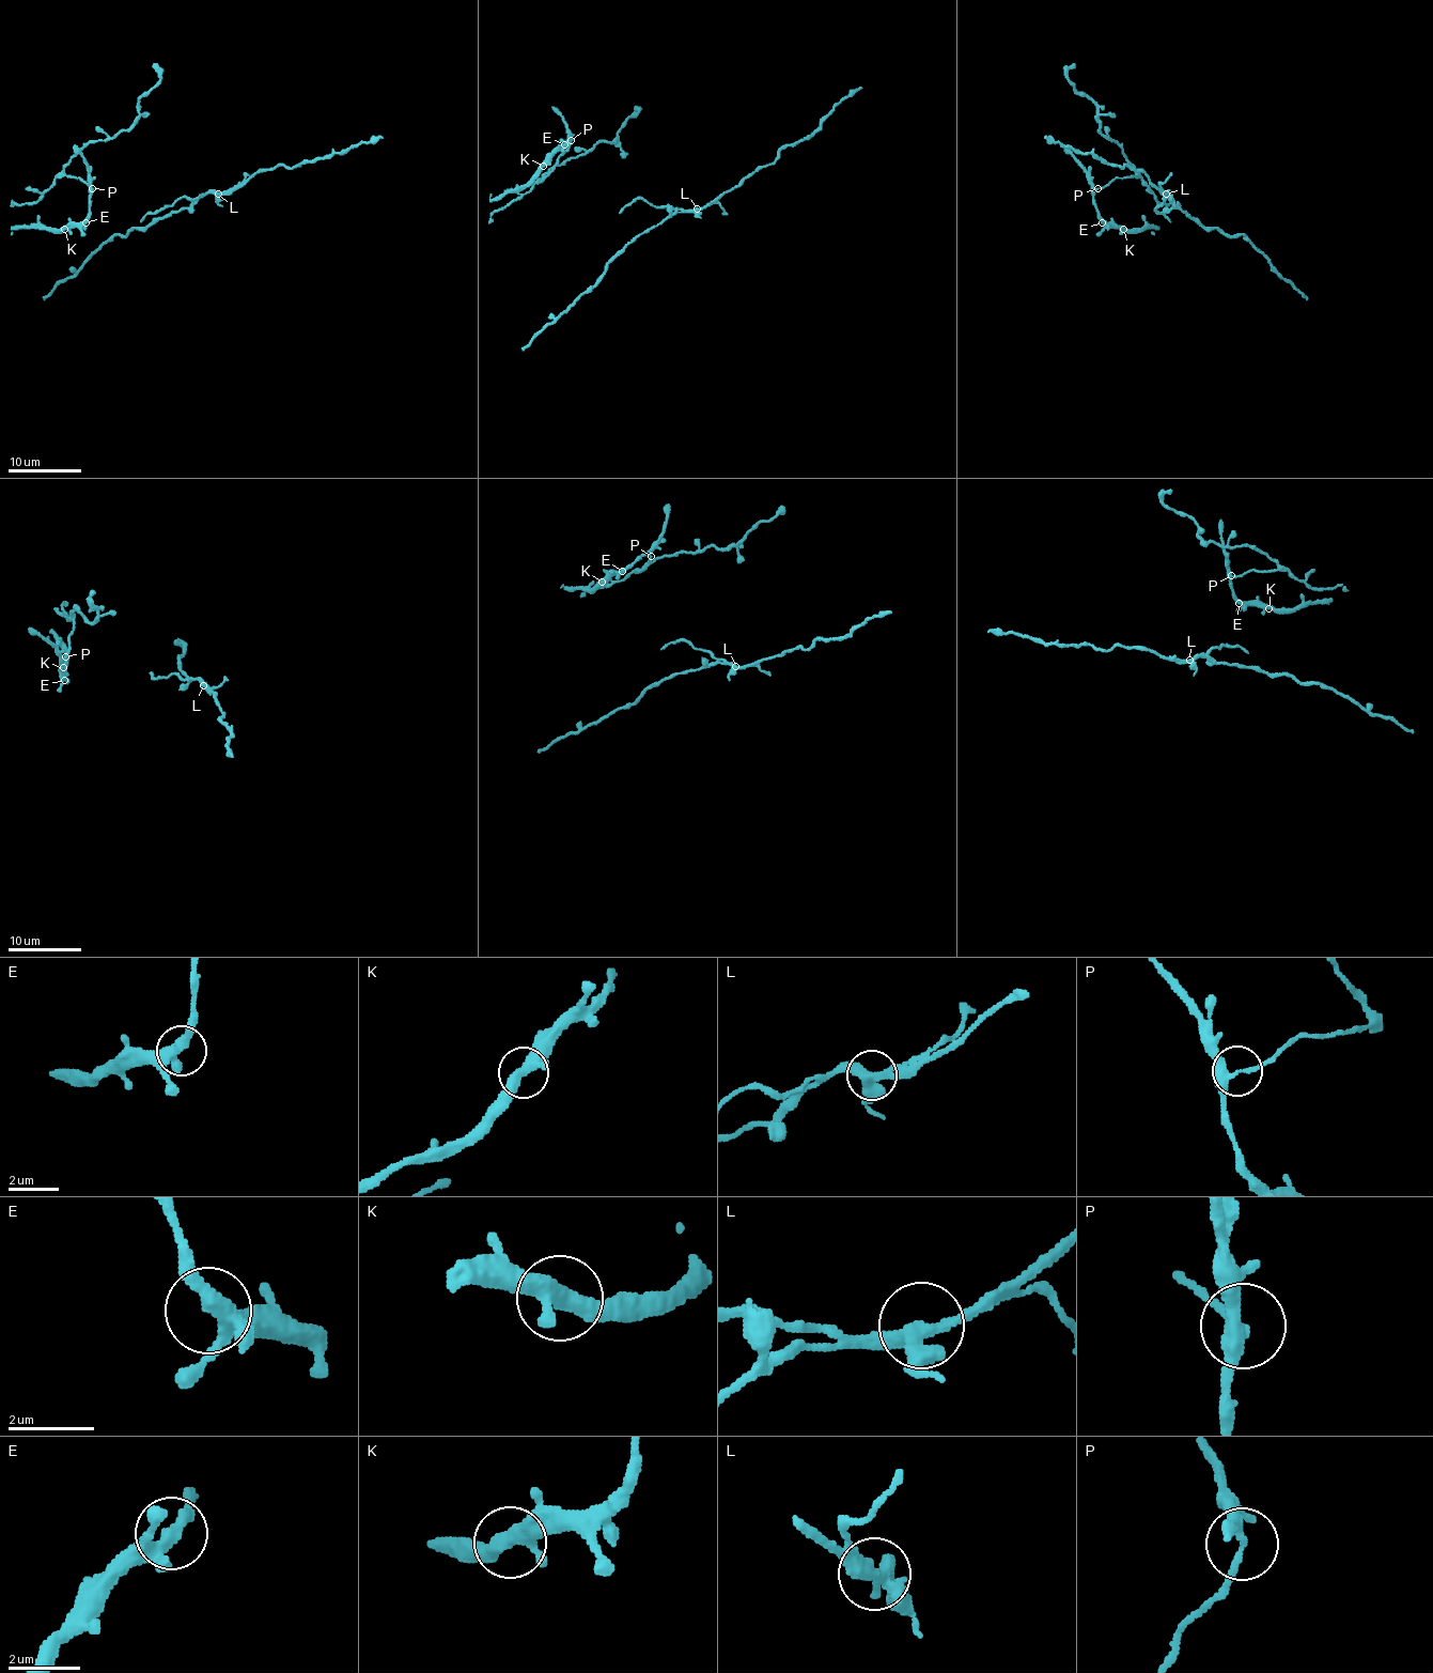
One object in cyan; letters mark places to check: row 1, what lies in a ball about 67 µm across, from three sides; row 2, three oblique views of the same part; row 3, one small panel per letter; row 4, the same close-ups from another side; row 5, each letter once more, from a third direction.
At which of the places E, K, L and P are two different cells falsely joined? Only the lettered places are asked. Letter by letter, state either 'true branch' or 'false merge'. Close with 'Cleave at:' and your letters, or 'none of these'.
E: true branch
K: true branch
L: false merge
P: false merge
Cleave at: L, P

